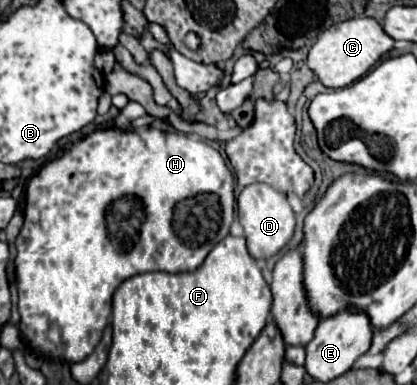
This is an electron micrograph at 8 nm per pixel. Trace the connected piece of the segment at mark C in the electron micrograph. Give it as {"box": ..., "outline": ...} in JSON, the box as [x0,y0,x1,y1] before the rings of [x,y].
{"box":[306,17,394,89],"outline":[[[354,17],[350,21],[342,21],[342,23],[328,27],[316,39],[316,43],[310,47],[306,63],[324,87],[340,89],[340,87],[346,87],[346,85],[354,83],[356,79],[364,77],[370,71],[370,67],[384,53],[388,53],[392,49],[392,45],[394,45],[394,39],[384,33],[384,29],[380,27],[378,21],[374,21],[370,17]]]}

